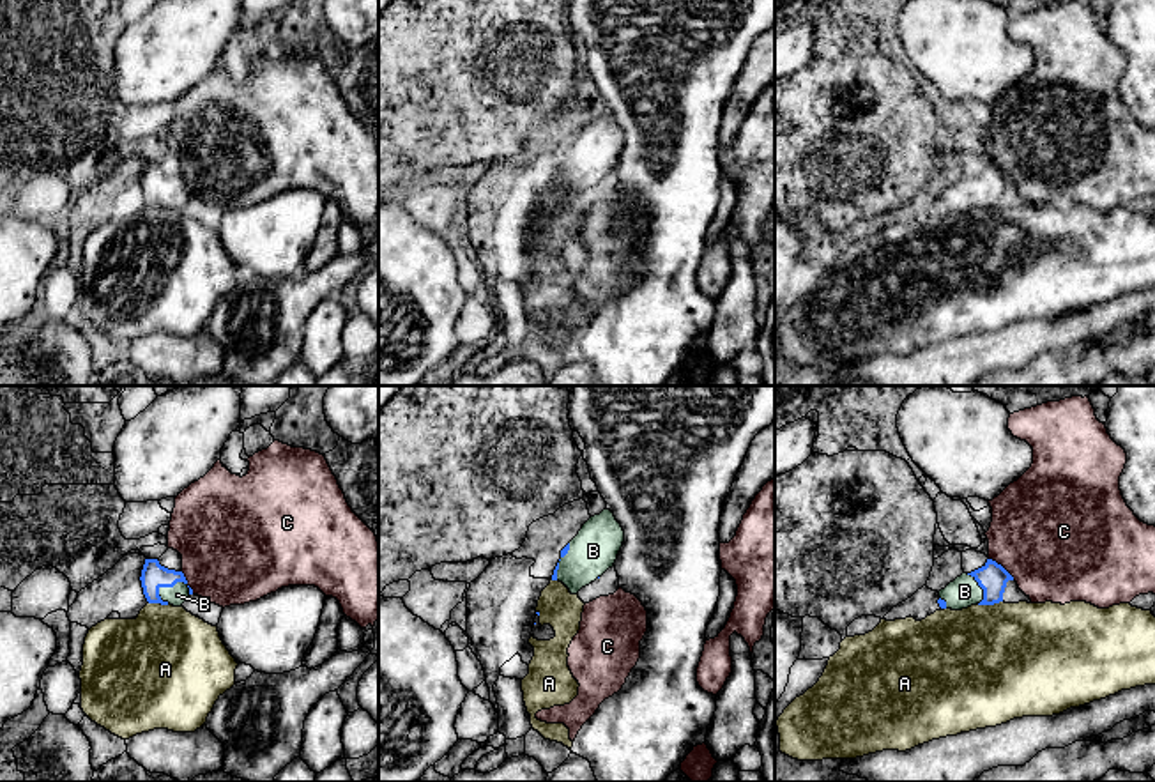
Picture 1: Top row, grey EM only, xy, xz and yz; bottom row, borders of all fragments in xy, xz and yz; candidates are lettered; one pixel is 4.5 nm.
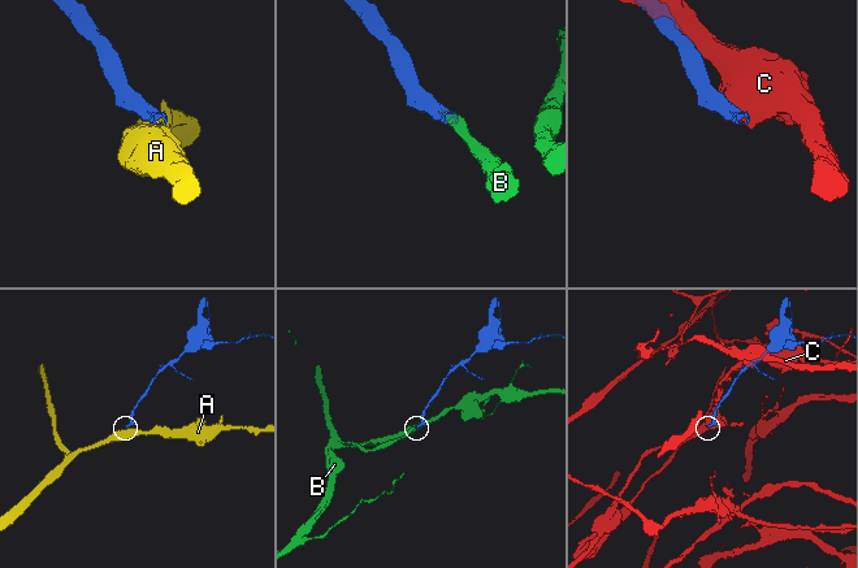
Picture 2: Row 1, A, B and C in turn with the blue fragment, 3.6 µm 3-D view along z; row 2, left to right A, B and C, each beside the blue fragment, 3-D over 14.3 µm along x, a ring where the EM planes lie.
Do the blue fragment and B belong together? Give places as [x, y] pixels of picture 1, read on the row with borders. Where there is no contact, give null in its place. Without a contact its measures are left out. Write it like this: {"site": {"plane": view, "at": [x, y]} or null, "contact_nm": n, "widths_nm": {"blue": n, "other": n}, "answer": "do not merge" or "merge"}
{"site": {"plane": "xy", "at": [175, 582]}, "contact_nm": 160, "widths_nm": {"blue": 120, "other": 90}, "answer": "merge"}

